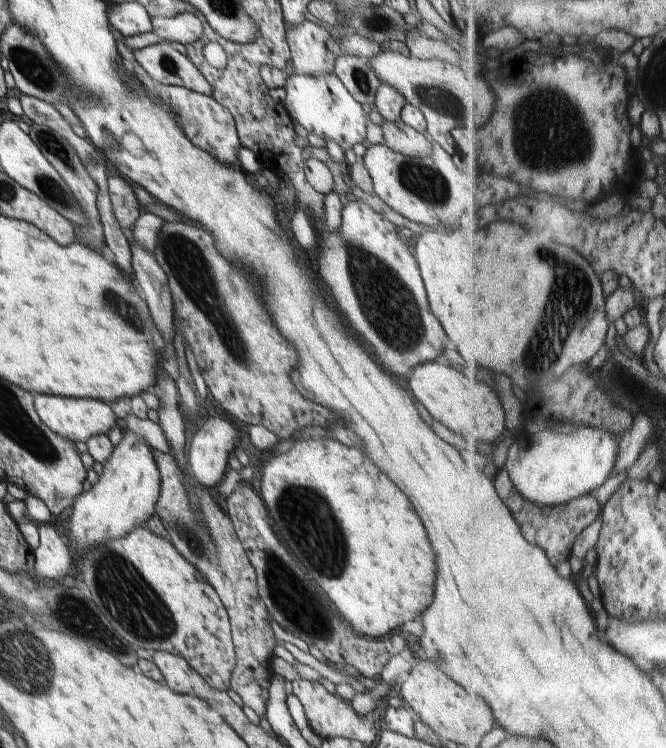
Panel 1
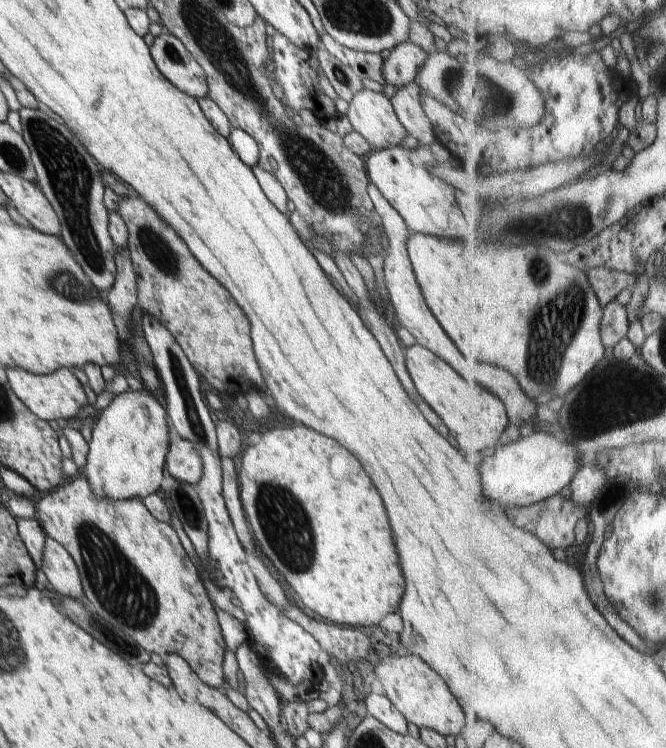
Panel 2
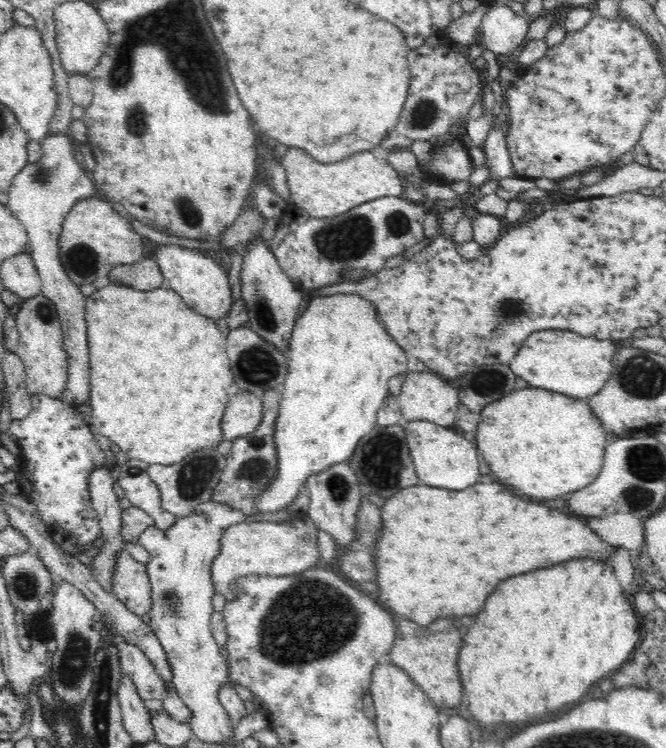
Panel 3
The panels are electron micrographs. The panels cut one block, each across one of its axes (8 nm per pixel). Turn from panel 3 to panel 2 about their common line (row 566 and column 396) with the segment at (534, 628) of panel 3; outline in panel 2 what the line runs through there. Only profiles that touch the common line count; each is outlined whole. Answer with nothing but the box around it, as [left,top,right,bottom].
[237,424,404,628]

